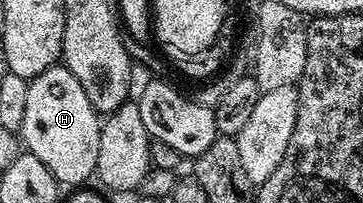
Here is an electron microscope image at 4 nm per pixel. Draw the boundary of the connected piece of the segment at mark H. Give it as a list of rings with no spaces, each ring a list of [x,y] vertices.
[[[63,63],[51,65],[46,71],[42,71],[42,75],[29,80],[26,91],[26,115],[22,115],[22,127],[19,132],[22,145],[27,152],[42,159],[42,163],[46,163],[50,175],[54,175],[54,179],[60,182],[61,186],[80,187],[83,186],[80,185],[83,181],[93,180],[98,163],[101,124],[101,114],[96,112],[90,99],[86,99],[86,91],[82,91],[82,83],[78,83],[78,79]]]

